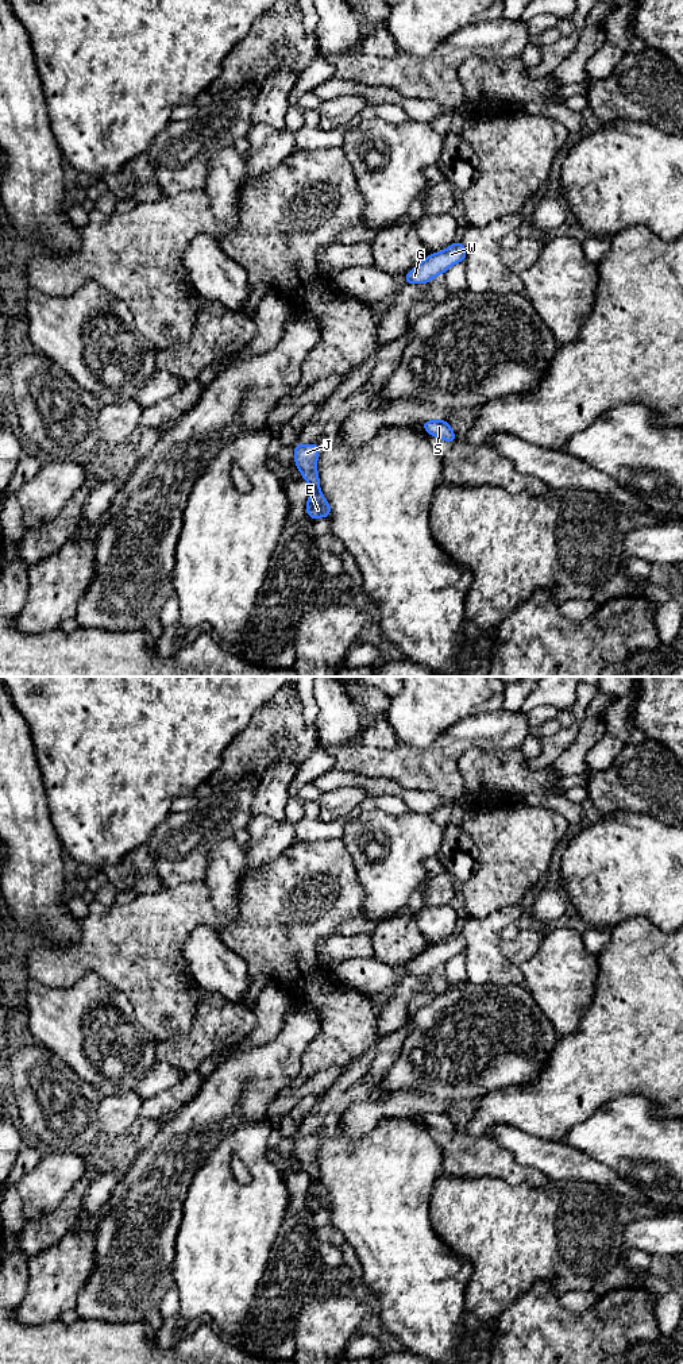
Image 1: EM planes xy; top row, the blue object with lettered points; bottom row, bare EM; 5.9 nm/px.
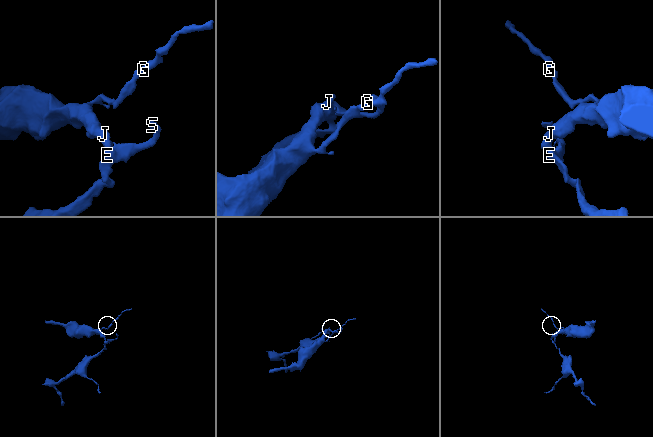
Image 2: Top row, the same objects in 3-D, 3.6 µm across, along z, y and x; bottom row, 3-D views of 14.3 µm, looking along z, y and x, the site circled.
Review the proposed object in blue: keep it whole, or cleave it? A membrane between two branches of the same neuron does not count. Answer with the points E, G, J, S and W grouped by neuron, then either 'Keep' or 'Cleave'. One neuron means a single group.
Groups: E S / G J W. Cleave

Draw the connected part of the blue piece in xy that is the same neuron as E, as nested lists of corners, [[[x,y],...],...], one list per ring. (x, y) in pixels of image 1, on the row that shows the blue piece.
[[[320,486],[310,489],[310,494],[306,501],[306,513],[312,520],[331,516],[329,502],[323,496]]]

